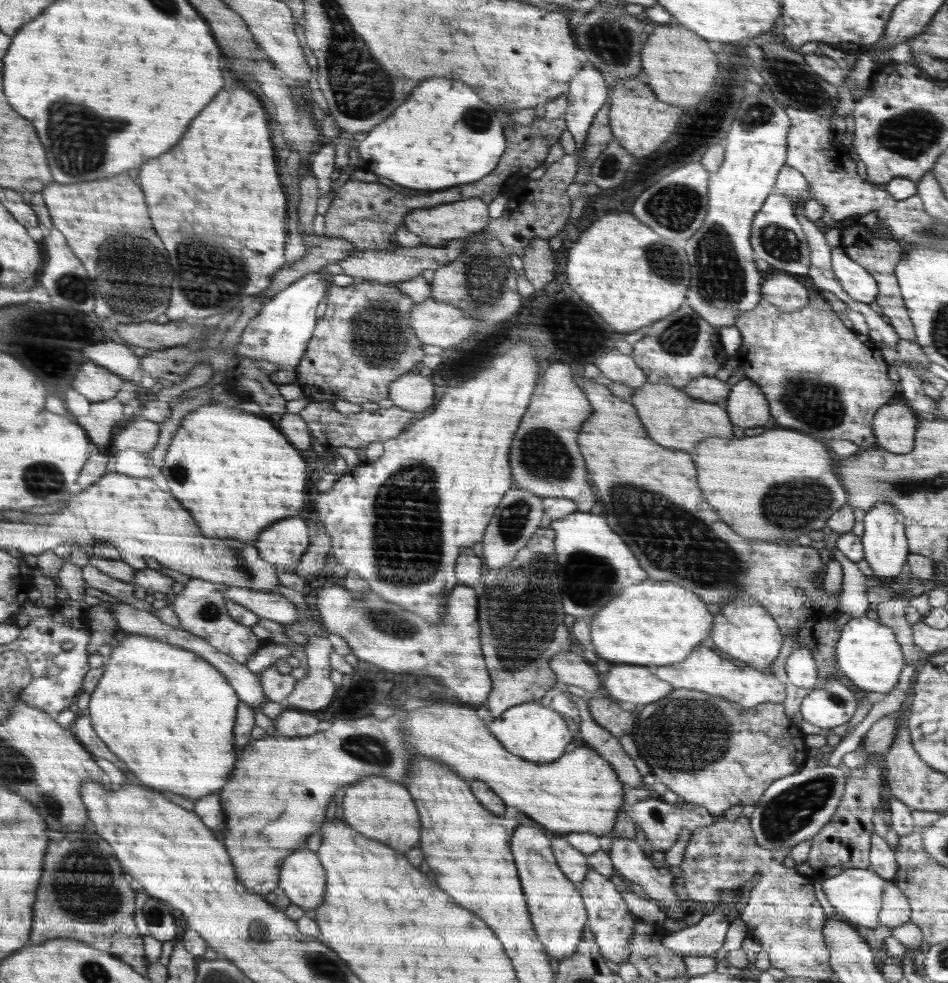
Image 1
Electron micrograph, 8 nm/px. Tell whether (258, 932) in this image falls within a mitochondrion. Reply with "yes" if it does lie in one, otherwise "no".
yes

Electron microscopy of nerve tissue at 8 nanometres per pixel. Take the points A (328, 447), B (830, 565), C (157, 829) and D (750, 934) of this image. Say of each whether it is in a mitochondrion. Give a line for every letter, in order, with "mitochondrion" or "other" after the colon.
A: other
B: other
C: other
D: other

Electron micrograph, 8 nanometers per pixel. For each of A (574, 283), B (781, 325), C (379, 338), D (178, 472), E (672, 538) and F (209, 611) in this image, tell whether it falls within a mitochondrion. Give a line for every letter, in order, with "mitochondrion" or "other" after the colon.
A: other
B: other
C: mitochondrion
D: mitochondrion
E: mitochondrion
F: mitochondrion

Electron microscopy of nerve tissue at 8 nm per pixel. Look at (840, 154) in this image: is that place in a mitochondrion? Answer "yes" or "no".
no

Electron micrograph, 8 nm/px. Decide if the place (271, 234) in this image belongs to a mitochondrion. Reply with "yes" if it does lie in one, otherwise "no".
no

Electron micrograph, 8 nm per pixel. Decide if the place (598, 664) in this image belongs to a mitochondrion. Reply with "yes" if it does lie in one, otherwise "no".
no

